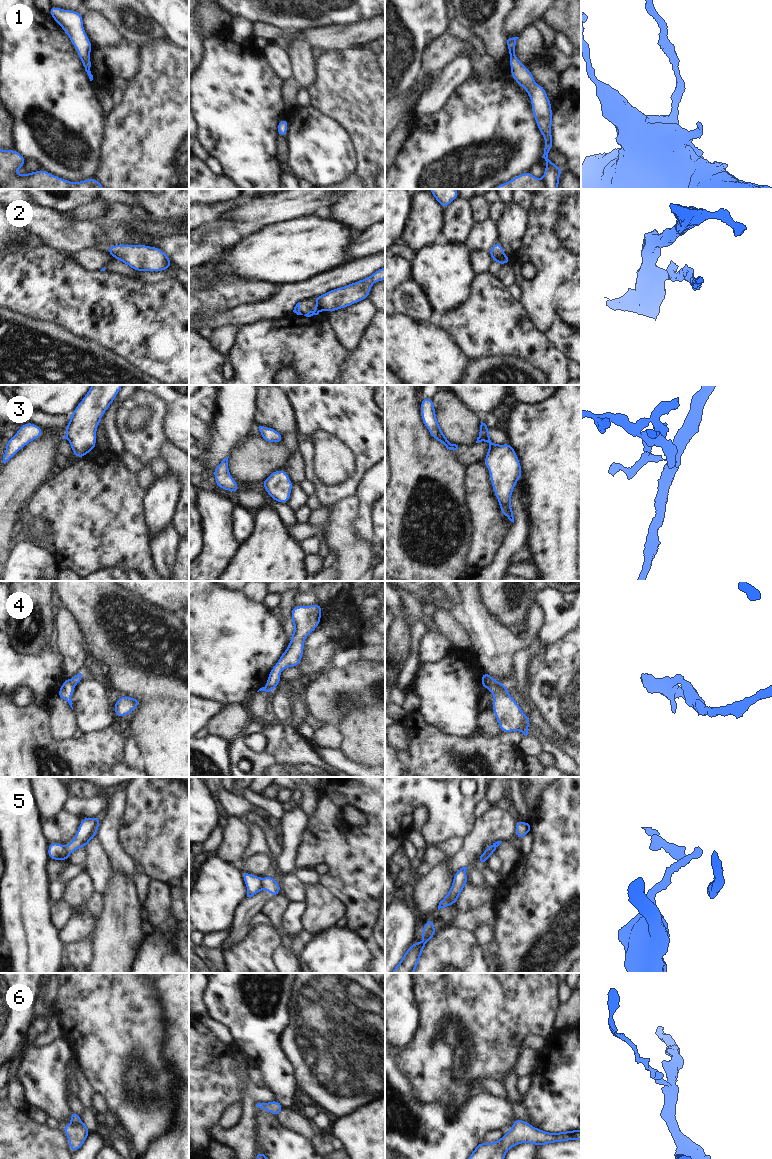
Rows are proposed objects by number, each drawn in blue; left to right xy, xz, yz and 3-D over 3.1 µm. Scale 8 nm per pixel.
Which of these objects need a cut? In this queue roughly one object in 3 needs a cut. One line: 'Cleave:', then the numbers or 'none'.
Cleave: 2, 3, 4, 5

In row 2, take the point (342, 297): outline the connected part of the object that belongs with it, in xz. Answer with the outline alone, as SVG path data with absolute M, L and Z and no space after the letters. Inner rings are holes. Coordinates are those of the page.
M385 267L375 271L365 279L348 284L344 287L332 289L316 297L318 299L320 311L333 312L367 299L370 295L372 285L377 281L383 280L385 280Z

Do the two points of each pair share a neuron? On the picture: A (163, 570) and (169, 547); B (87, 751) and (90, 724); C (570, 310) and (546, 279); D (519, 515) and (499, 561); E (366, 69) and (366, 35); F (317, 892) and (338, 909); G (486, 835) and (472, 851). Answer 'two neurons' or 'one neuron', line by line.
A: one neuron
B: two neurons
C: two neurons
D: one neuron
E: two neurons
F: one neuron
G: one neuron

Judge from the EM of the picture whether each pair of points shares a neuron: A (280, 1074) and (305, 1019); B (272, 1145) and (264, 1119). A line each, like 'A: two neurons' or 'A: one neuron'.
A: two neurons
B: one neuron

